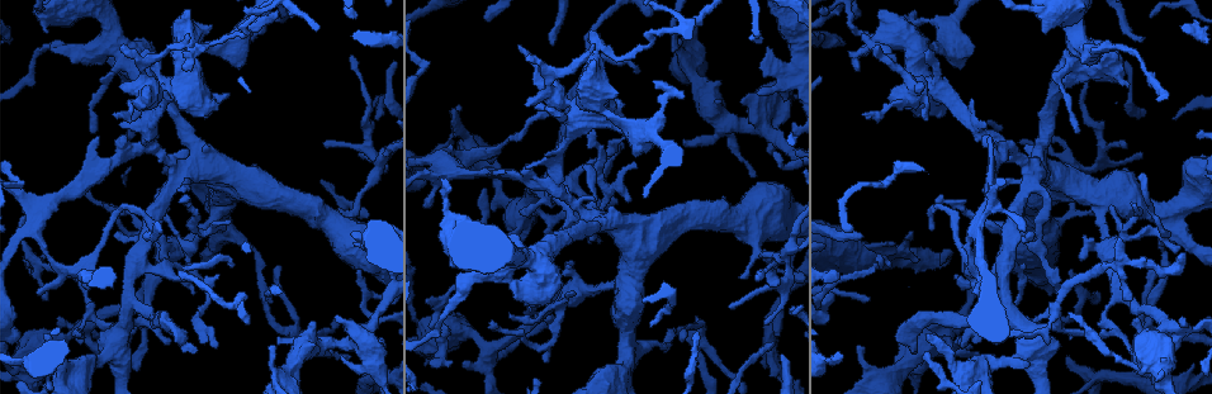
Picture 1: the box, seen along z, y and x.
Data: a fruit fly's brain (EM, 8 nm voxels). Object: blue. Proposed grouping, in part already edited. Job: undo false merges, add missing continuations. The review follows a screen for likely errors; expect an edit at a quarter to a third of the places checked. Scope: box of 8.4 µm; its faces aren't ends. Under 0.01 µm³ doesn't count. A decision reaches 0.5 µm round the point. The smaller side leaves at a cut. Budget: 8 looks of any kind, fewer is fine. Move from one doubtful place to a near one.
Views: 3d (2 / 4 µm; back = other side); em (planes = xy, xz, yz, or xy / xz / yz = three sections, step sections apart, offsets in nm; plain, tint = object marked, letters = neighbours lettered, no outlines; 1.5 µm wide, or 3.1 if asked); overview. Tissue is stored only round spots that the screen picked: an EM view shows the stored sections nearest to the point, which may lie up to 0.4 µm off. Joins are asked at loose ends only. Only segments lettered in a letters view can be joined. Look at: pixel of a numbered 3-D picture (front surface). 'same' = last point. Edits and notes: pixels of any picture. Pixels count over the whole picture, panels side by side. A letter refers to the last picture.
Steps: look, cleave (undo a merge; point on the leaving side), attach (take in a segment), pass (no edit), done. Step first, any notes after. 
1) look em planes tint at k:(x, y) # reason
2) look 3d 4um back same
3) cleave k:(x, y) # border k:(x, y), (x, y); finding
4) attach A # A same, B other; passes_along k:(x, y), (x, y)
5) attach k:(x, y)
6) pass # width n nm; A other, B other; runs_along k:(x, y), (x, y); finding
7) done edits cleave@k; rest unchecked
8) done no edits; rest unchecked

look em planes letters at 1:(654, 82) # branch stops here

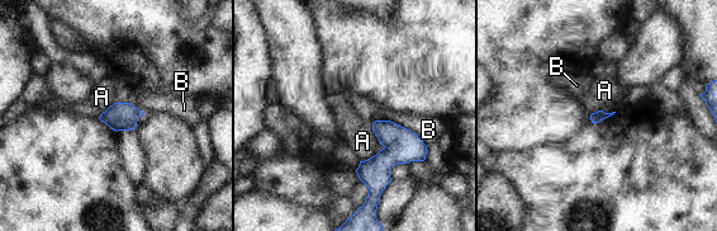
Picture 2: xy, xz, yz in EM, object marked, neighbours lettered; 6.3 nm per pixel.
pass # A other, B other; border 2:(380, 150), (360, 161); no lettered segment goes on from it

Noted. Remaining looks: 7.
look 3d 4um at 1:(638, 167) # thin end

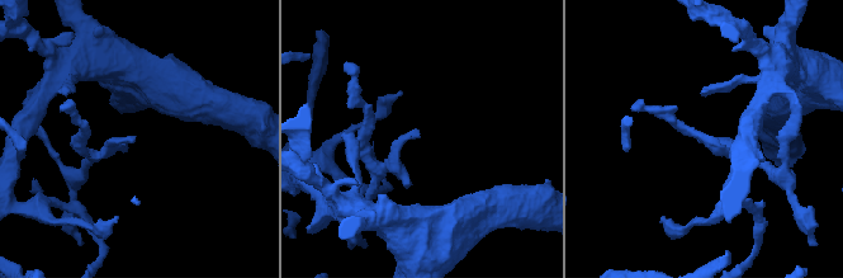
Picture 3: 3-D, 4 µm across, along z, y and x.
look em xz step 4 tint at 3:(135, 136)

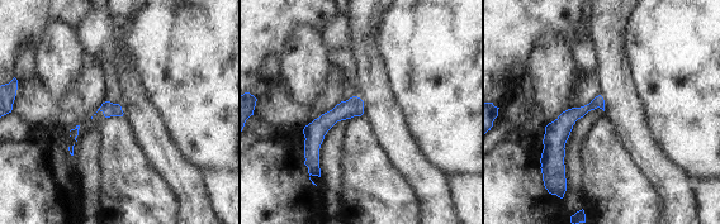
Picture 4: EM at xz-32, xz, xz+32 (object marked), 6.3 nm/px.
look em planes letters same

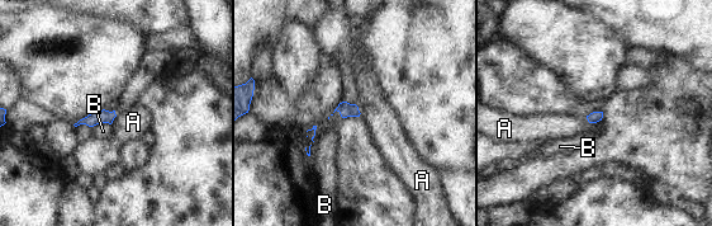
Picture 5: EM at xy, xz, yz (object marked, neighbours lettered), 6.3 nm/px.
pass # longest_contact B 130 nm; A other, B other; border 5:(585, 117), (589, 122), (601, 119); no lettered segment goes on from it

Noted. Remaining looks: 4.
look 3d 2um at 1:(1182, 316) # branch stops here

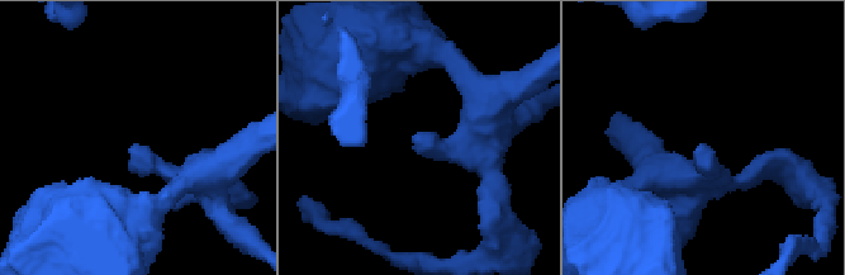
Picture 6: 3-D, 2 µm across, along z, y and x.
look em planes tint at 6:(417, 135)

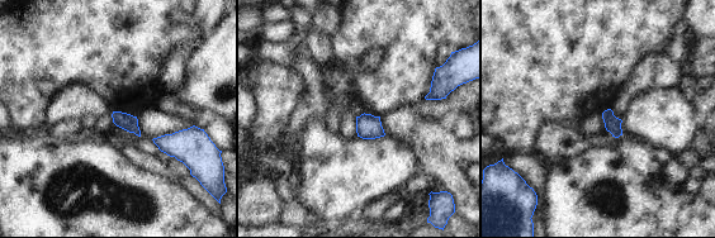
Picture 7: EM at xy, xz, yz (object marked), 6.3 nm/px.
look em planes letters same

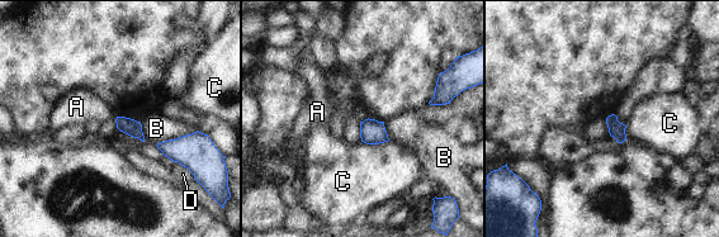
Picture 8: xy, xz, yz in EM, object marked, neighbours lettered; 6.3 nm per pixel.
pass # A other, B other, C other, D other; border 8:(117, 117), (114, 121); no lettered segment goes on from it

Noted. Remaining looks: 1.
done no edits; rest unchecked

